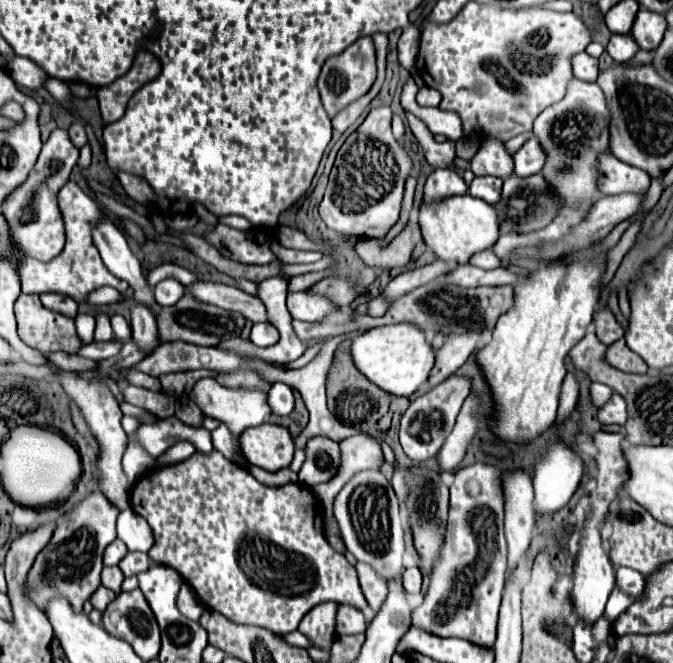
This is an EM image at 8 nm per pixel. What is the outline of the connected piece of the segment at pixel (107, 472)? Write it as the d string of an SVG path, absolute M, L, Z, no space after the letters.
M61 373L59 375L59 383L63 385L65 393L71 397L71 401L79 407L89 431L93 433L93 437L97 439L101 451L97 453L97 457L93 459L93 469L95 469L95 477L97 477L97 483L101 487L101 491L105 493L105 497L109 501L113 501L113 505L123 511L125 507L129 507L129 483L127 483L127 477L121 469L121 457L123 457L123 451L125 451L125 445L127 445L127 433L123 431L121 427L121 409L115 401L115 397L109 393L109 389L103 385L103 381L85 381L85 379L79 379L75 377L73 373Z

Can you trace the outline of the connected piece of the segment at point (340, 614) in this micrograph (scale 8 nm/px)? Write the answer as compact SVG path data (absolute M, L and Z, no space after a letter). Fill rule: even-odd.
M341 605L337 609L337 633L339 635L357 635L365 633L367 629L367 619L357 607Z

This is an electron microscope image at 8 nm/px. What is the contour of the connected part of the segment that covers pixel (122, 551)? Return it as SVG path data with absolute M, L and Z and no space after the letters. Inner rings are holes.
M115 539L107 549L105 549L105 555L103 555L103 565L117 565L125 555L127 555L127 547L125 543L121 543L121 539Z

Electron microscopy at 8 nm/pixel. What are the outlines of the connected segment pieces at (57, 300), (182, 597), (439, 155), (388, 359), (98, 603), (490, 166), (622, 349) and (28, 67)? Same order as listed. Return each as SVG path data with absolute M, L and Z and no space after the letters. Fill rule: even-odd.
M41 293L41 303L53 311L59 311L63 315L75 317L79 311L79 303L67 295L61 293Z
M187 583L181 585L179 597L177 597L177 607L185 617L189 617L193 621L197 621L201 617L201 613L203 613L203 605L201 605L199 597L193 593L193 589Z
M407 111L407 121L409 127L413 131L413 135L417 137L417 142L423 151L425 151L426 162L431 166L449 166L453 163L455 155L455 143L453 141L445 141L445 143L437 143L433 139L433 135L429 133L429 129L425 127L423 121L419 121L413 113Z
M413 323L383 325L365 331L353 339L353 361L357 369L383 391L393 395L413 395L429 379L435 363L435 349L427 343L425 333Z
M103 585L91 595L91 603L93 603L93 607L99 609L99 611L105 611L105 607L107 607L113 599L115 599L115 593L109 591L109 589L103 587Z
M489 141L471 159L471 171L475 175L493 175L503 179L505 175L513 173L513 159L505 151L503 143Z
M619 339L613 345L609 345L607 361L613 367L617 367L621 371L627 371L627 373L647 373L647 369L649 369L647 363L627 347L625 339Z
M17 57L9 63L9 75L17 85L23 85L33 91L43 89L49 79L49 75L41 71L41 67L37 67L35 63L31 63L31 59L25 59L25 57Z

